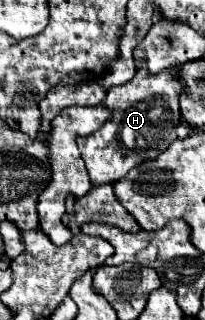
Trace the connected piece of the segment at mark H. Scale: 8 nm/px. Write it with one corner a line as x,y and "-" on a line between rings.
147,65
139,67
129,83
109,89
105,105
111,109
113,117
97,133
77,141
95,187
125,177
129,169
141,165
143,161
155,159
177,139
181,93
183,85
179,83
179,67
167,67
153,75

